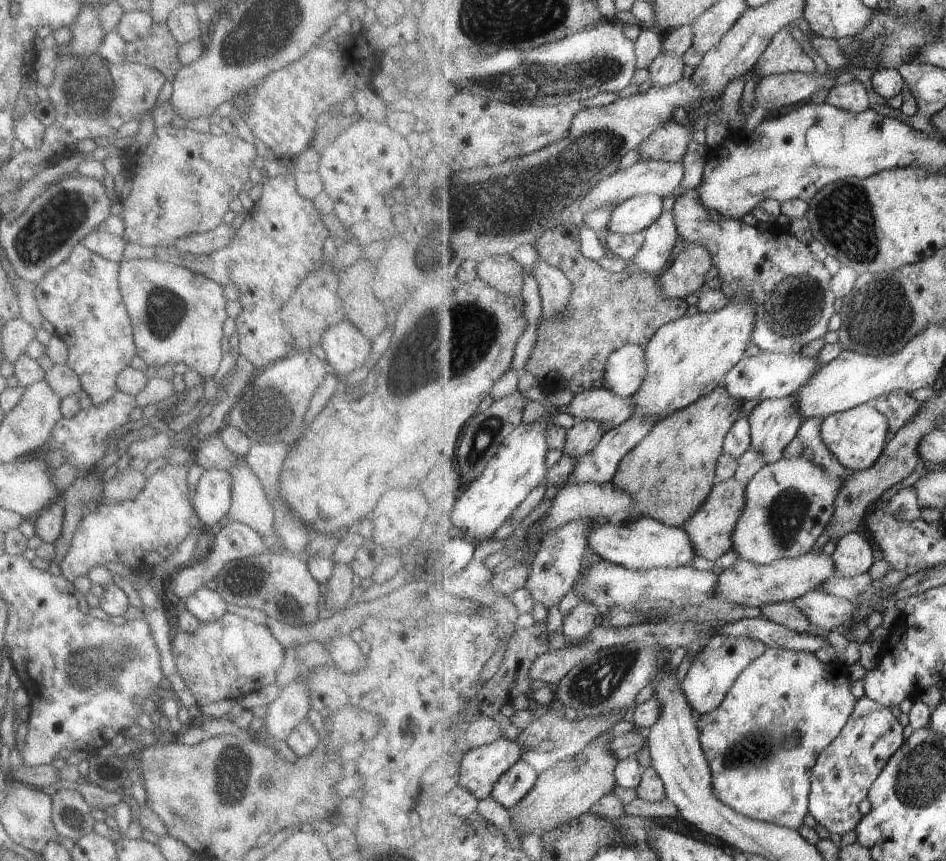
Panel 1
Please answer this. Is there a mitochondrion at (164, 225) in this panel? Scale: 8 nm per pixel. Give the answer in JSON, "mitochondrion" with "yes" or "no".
{"mitochondrion":"no"}

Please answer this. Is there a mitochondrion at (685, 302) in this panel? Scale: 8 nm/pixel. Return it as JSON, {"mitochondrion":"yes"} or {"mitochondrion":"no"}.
{"mitochondrion":"no"}

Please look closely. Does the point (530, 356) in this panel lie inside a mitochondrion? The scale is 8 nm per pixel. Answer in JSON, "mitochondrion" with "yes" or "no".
{"mitochondrion":"no"}

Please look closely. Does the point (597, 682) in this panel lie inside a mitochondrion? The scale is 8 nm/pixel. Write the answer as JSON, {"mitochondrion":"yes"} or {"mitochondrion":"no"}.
{"mitochondrion":"yes"}

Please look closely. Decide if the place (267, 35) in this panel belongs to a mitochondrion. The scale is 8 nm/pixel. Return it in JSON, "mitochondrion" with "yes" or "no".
{"mitochondrion":"yes"}

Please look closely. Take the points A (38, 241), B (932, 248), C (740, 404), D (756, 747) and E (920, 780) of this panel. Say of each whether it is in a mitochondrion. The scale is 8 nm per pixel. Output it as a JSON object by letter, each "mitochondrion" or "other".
{"A":"mitochondrion","B":"other","C":"other","D":"mitochondrion","E":"mitochondrion"}

